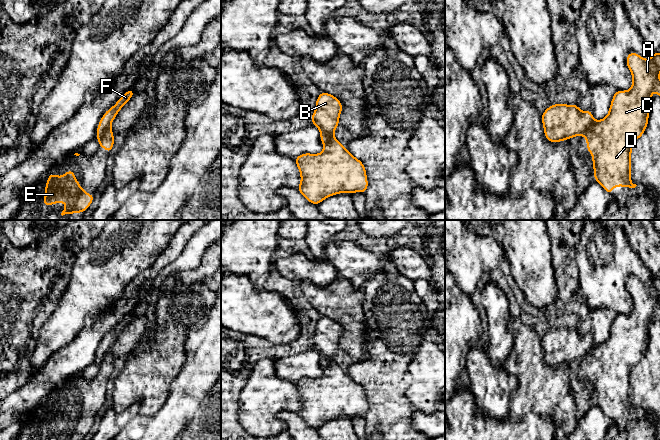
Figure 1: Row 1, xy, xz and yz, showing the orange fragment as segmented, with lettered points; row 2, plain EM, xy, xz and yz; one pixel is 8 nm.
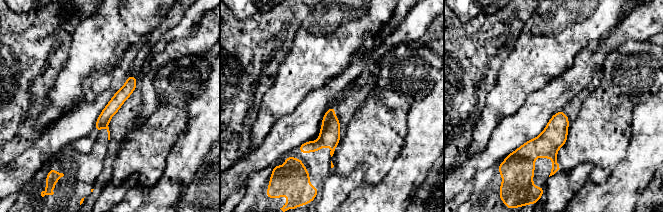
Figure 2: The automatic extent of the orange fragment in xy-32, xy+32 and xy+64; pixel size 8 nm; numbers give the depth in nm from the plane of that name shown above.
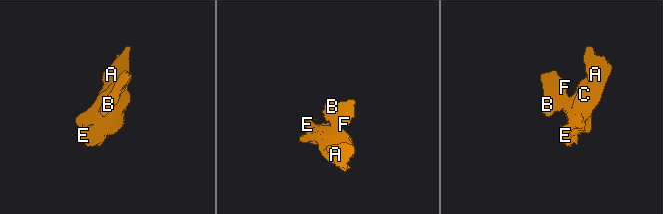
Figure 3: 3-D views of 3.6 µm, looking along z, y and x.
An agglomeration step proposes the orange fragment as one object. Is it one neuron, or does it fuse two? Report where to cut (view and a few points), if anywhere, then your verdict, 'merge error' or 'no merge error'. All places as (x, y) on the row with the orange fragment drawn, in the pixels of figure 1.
cut in xy along (109, 126), (99, 140); merge error

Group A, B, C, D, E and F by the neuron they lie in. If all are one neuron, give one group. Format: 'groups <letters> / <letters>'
groups A C D E / B F

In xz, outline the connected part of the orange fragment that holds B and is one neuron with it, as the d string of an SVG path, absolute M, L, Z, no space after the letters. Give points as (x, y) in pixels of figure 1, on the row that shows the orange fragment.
M322 91L316 99L316 108L311 116L314 126L320 129L320 139L323 144L333 136L339 123L343 105L335 96Z

